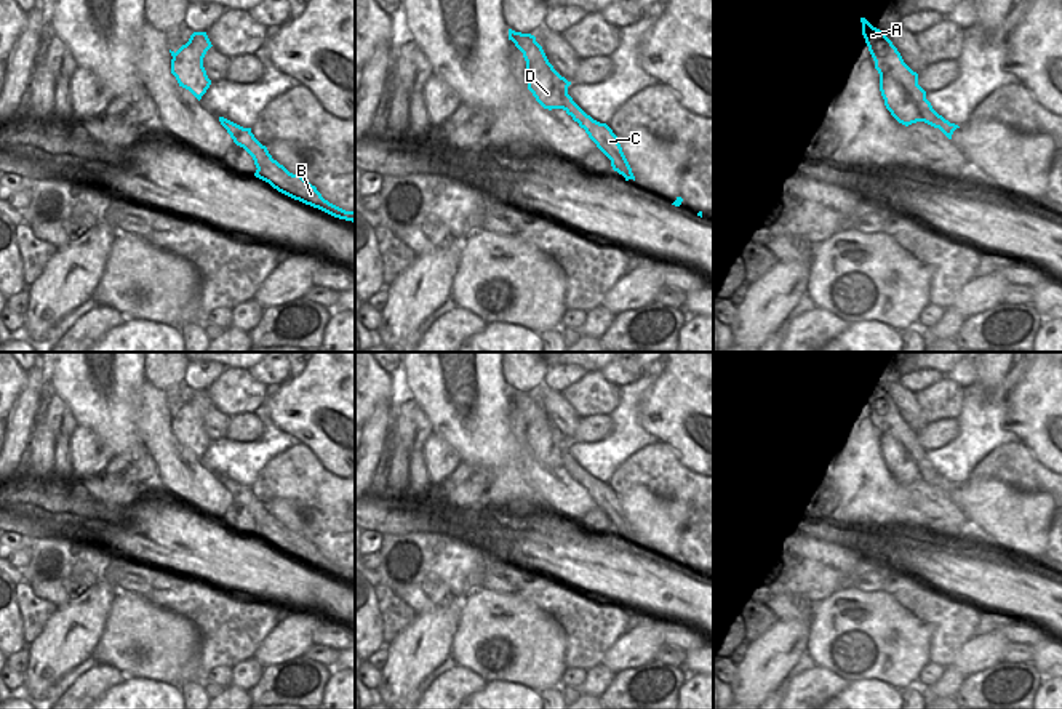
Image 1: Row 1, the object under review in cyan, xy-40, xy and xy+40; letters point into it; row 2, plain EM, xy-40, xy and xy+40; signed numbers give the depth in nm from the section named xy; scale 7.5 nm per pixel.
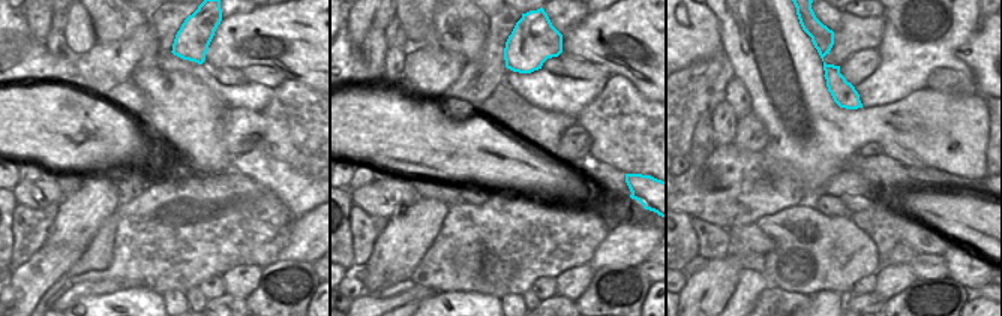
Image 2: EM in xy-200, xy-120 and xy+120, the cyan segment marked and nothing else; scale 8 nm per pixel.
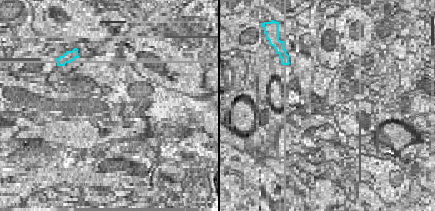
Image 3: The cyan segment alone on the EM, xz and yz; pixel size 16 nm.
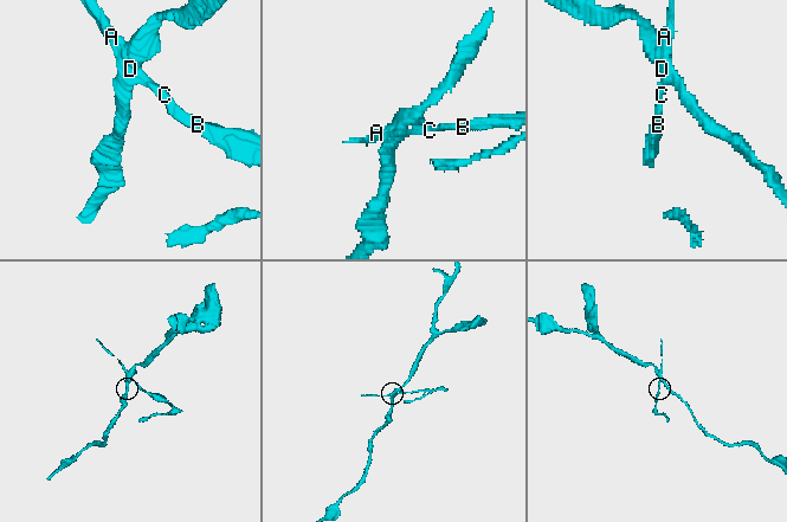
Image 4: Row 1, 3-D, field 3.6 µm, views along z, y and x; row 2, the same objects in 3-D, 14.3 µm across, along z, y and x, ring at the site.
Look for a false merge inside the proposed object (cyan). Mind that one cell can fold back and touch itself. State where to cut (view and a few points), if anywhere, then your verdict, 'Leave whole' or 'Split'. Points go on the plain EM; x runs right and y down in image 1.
Split along xy+40 (886, 431), (904, 445), (923, 479). Split

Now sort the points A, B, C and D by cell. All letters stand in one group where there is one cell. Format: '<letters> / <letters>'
A B C / D

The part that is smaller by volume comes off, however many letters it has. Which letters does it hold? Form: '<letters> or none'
A, B, C

